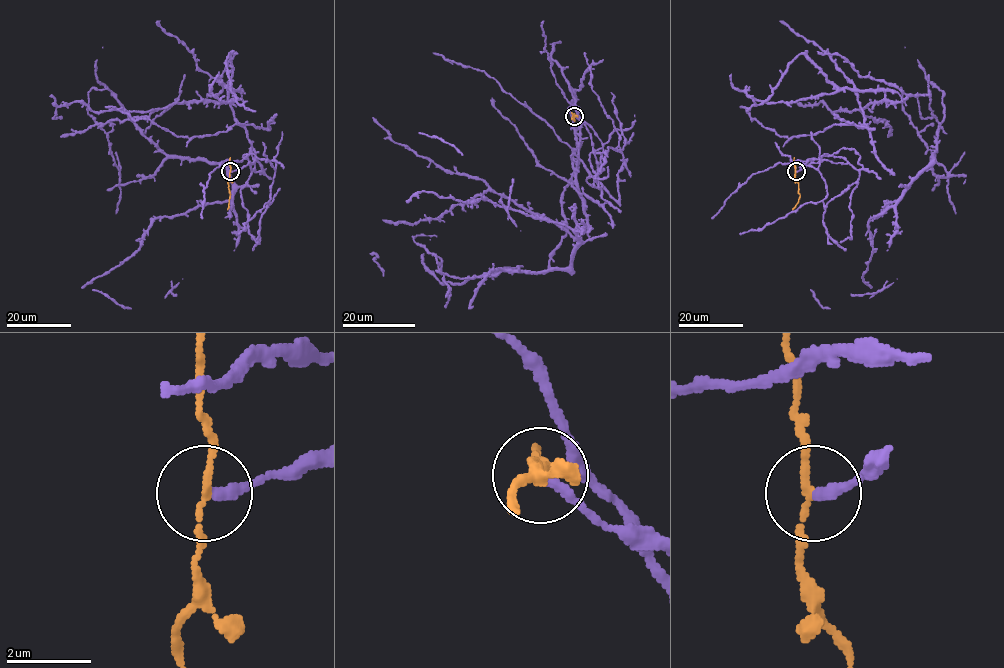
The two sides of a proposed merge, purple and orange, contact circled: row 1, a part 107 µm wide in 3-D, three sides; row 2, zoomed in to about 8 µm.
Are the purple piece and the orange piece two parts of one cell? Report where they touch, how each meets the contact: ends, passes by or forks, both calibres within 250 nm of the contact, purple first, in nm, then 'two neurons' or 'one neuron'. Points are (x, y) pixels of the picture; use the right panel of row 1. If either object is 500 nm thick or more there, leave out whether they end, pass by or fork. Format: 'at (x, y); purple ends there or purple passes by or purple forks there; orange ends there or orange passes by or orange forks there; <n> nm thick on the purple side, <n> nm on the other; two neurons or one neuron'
at (796, 171); purple ends there; orange passes by; 240 nm thick on the purple side, 150 nm on the other; two neurons

